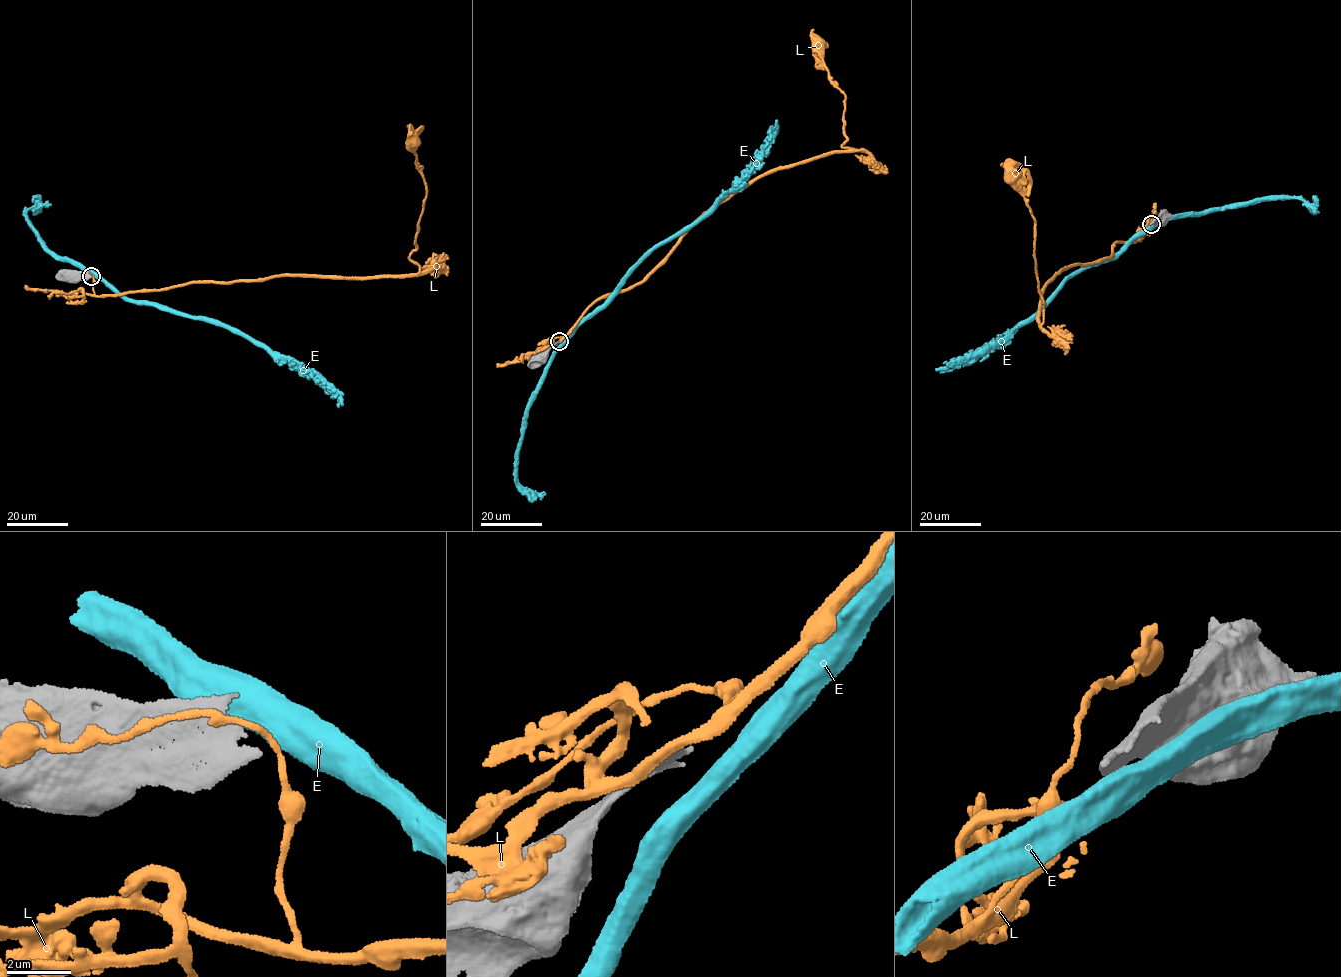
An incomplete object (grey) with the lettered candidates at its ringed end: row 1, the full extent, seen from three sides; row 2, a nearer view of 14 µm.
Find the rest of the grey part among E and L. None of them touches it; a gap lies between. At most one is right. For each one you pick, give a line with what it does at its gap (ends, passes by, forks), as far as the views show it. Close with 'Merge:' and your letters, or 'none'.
Merge: none

